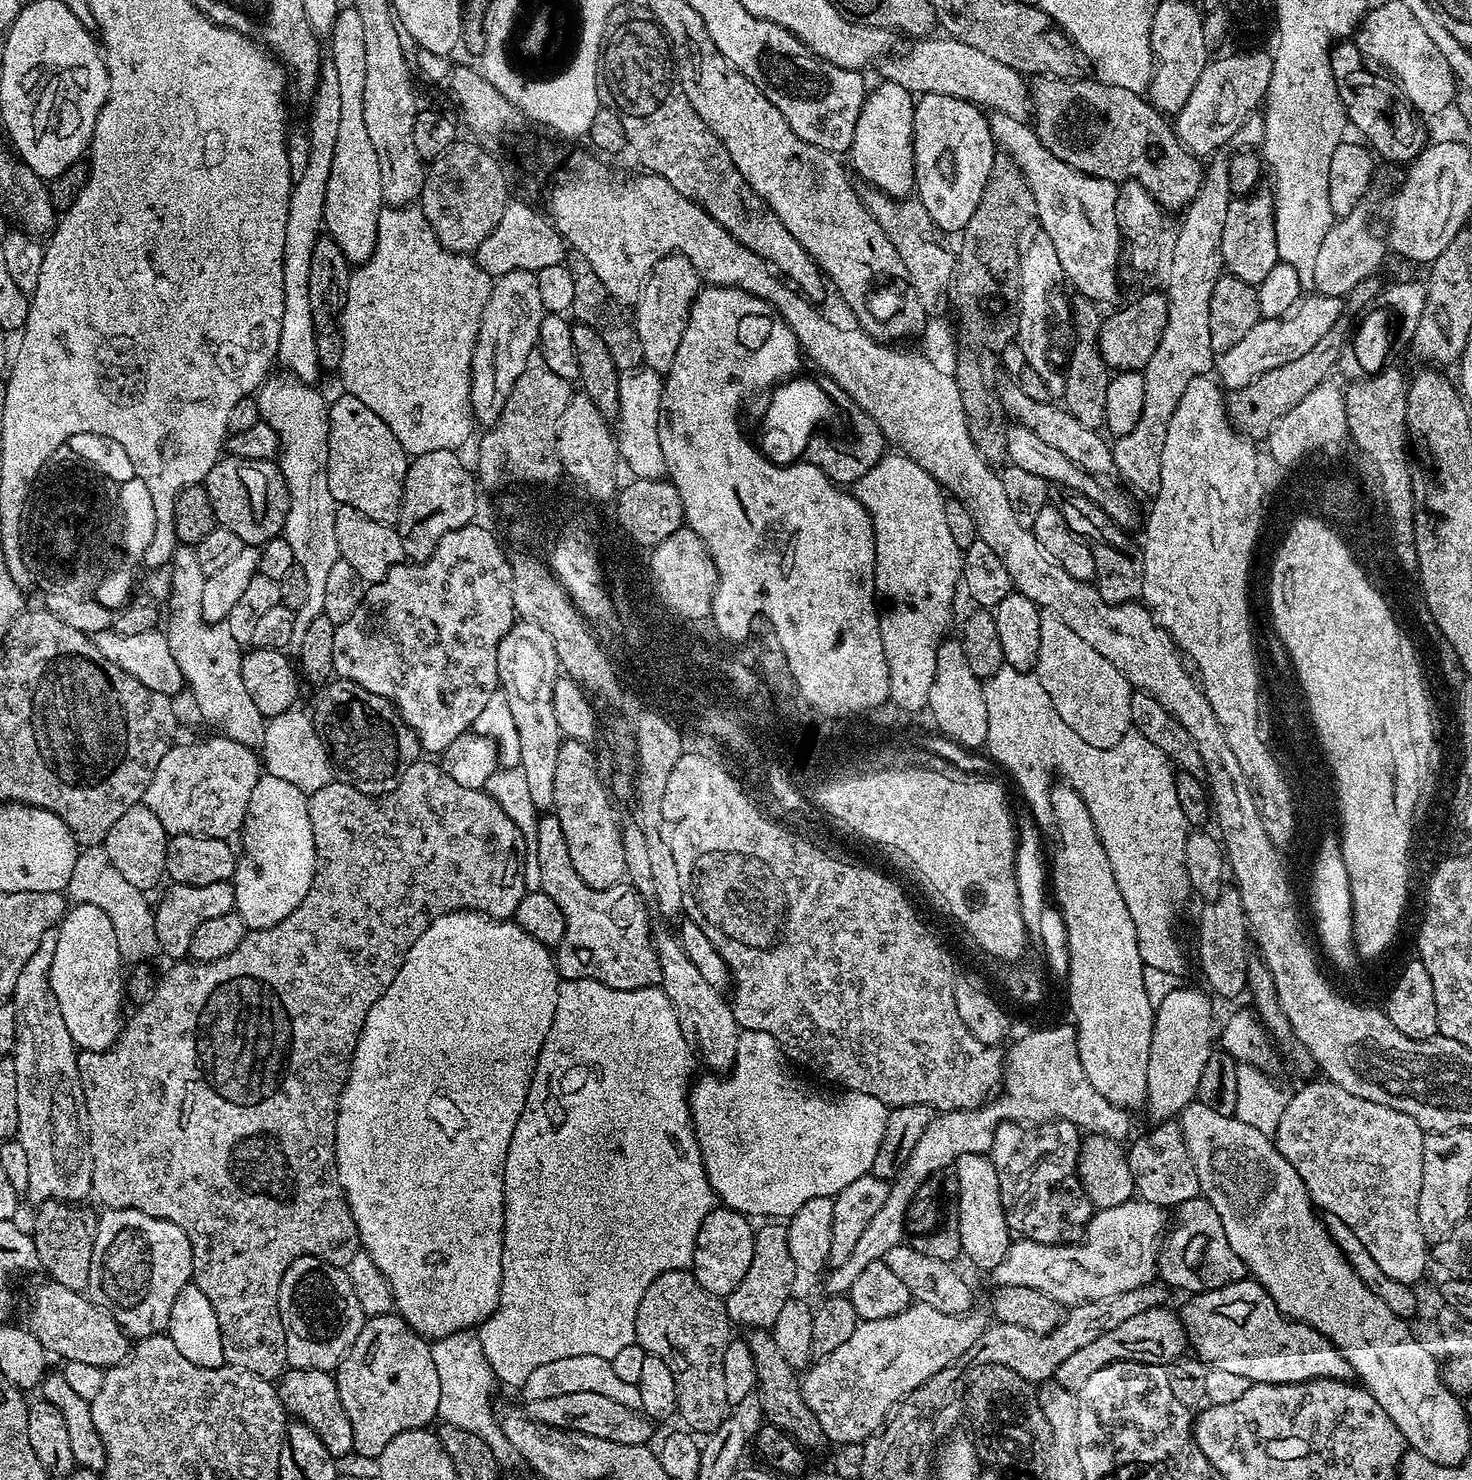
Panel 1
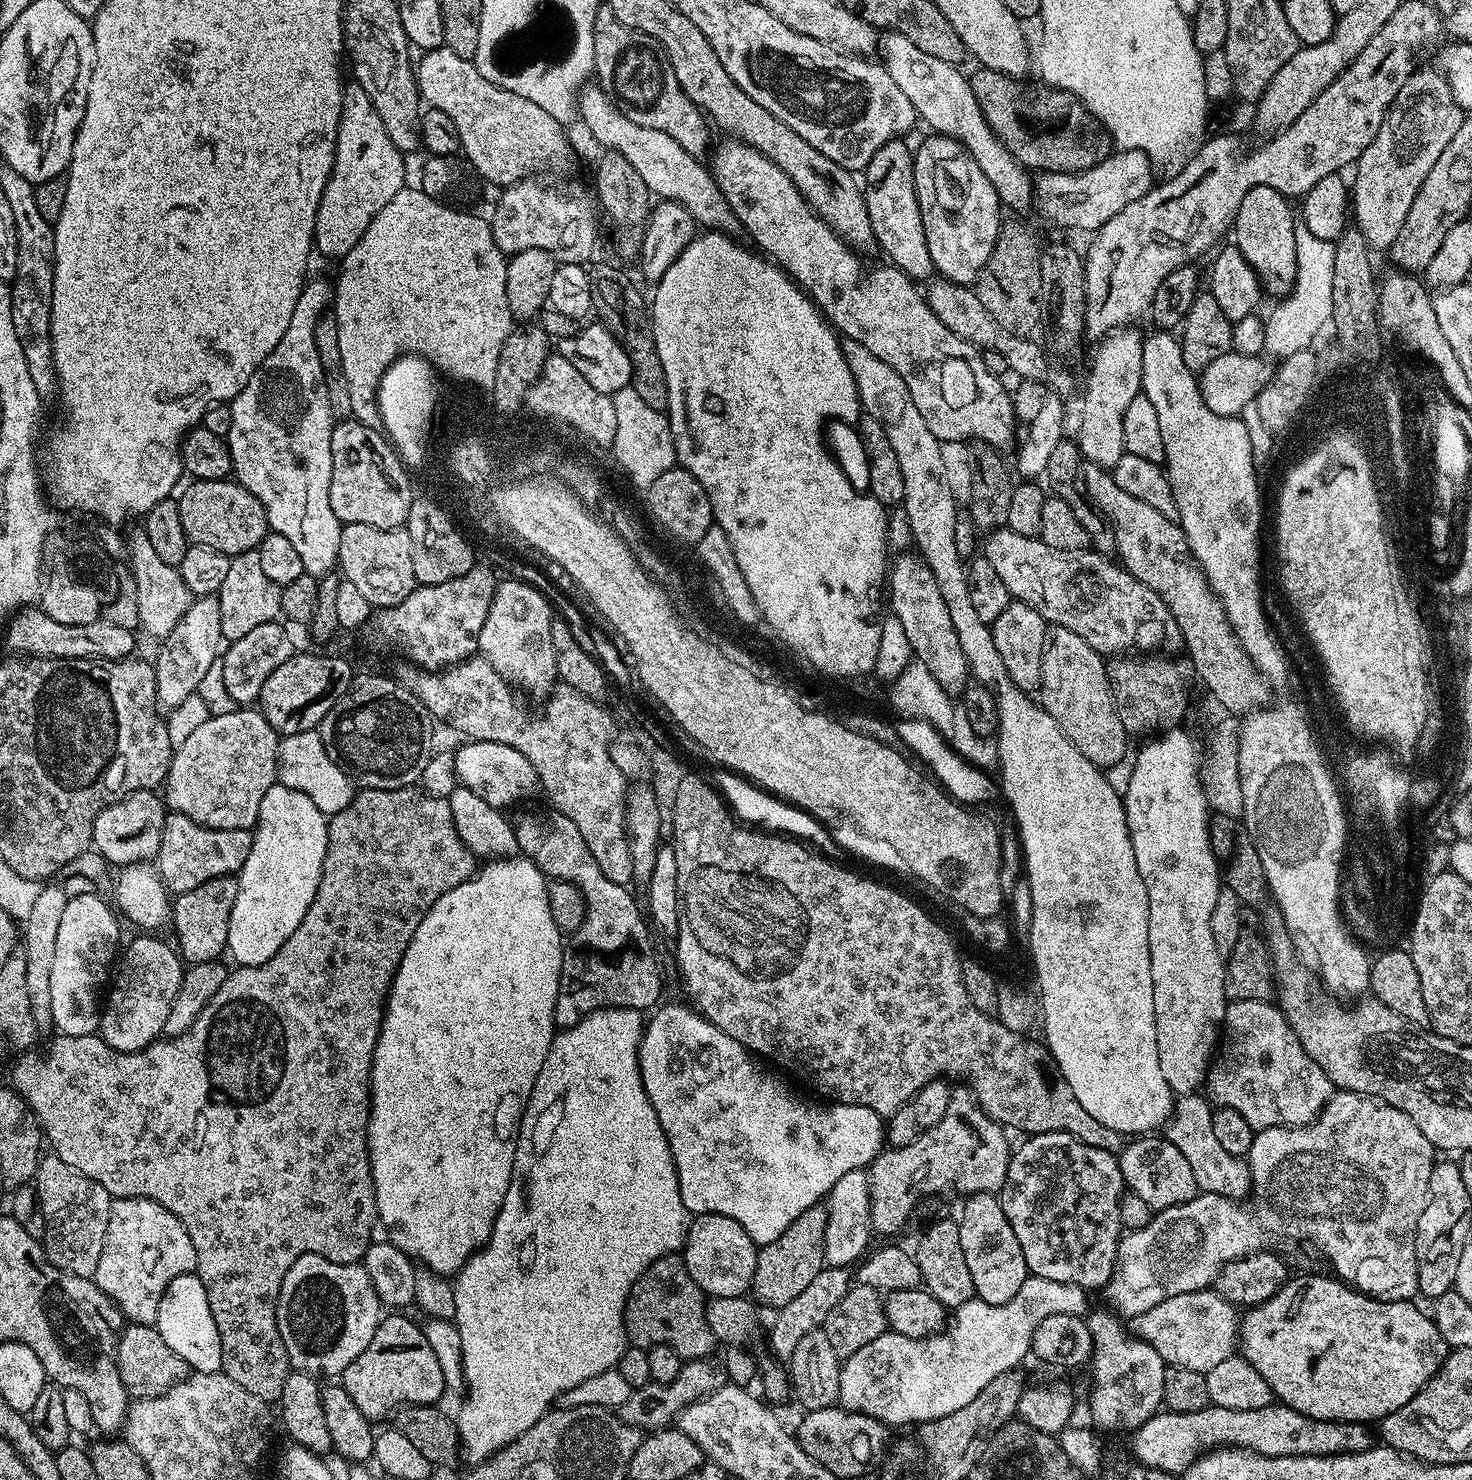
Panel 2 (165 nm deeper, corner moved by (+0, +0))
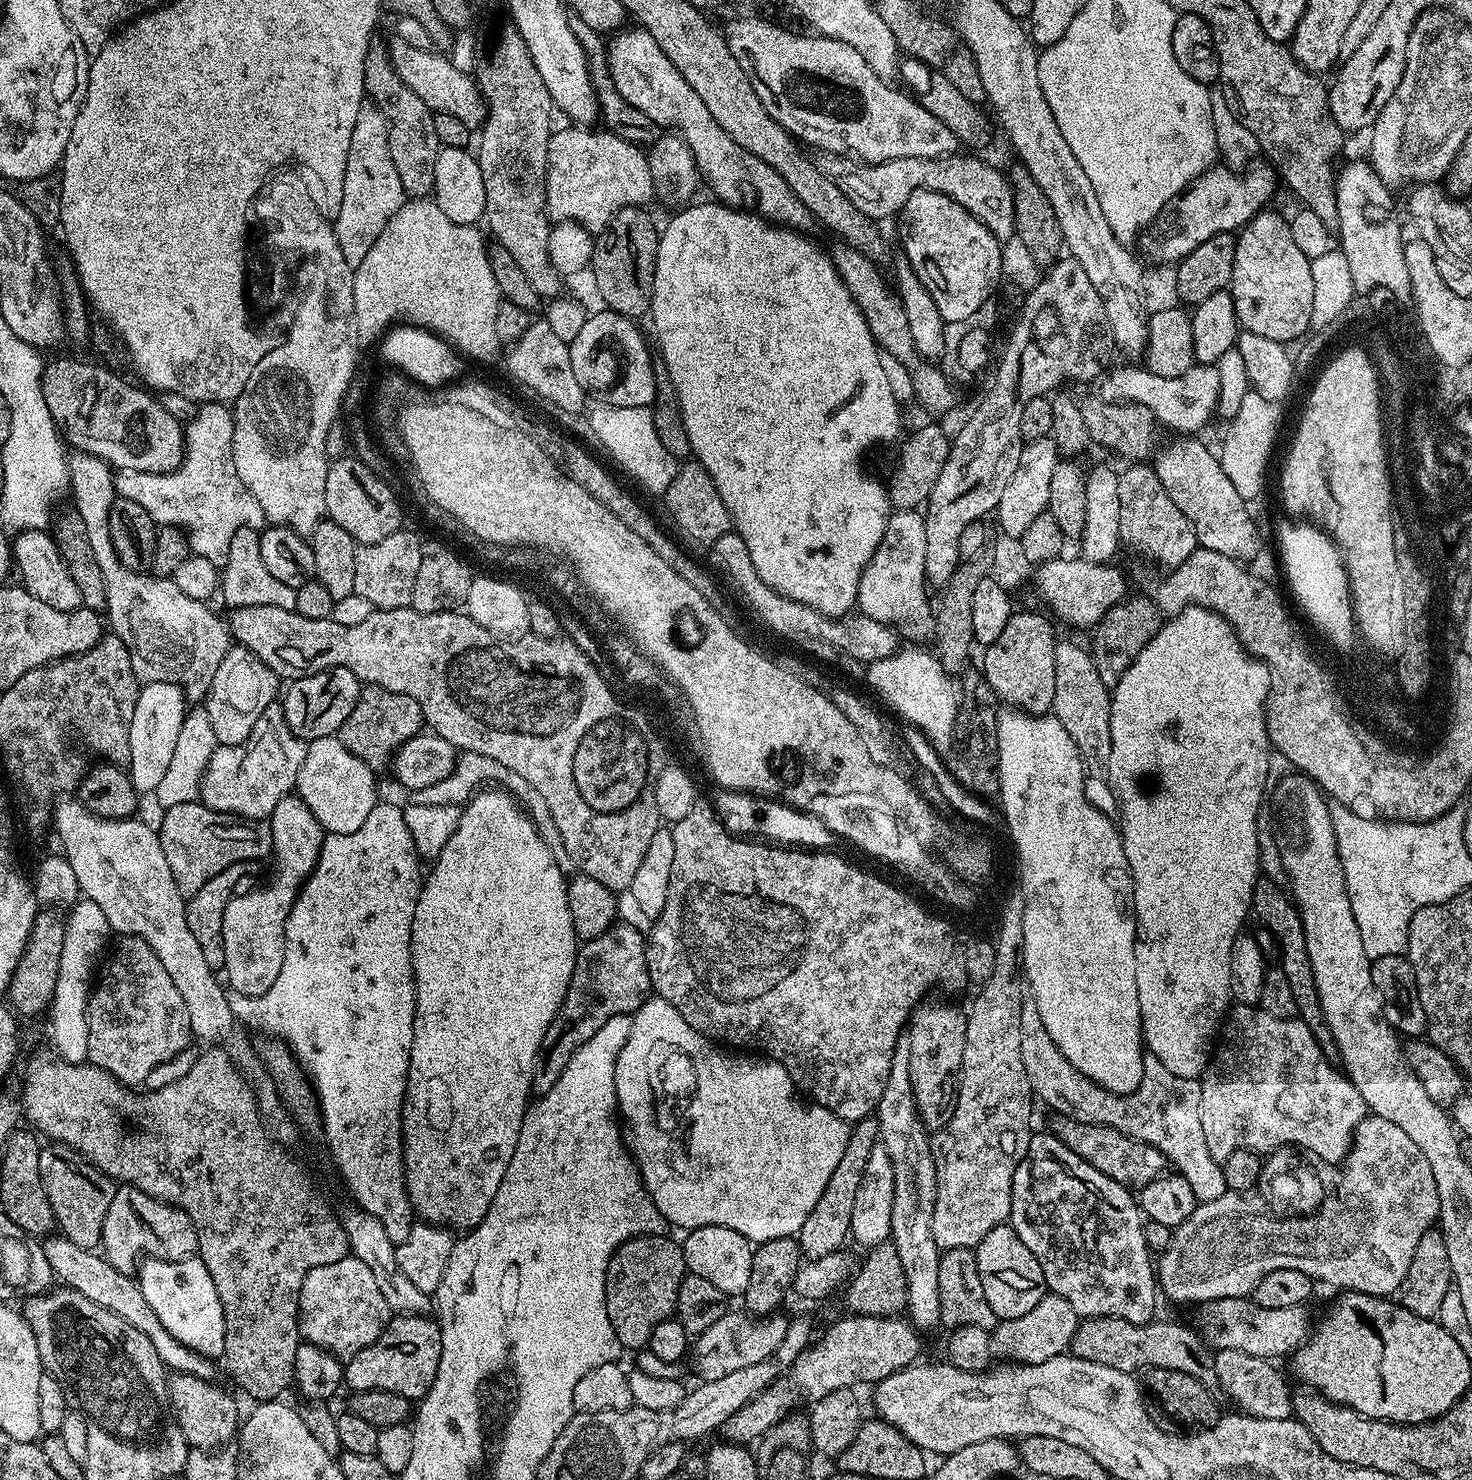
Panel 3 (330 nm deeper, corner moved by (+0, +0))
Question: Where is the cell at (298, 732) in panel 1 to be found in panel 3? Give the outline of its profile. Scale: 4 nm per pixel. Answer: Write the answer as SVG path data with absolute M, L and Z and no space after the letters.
M335 736L311 740L306 746L304 764L296 779L296 792L327 833L354 833L378 803L376 774L361 759L355 758Z

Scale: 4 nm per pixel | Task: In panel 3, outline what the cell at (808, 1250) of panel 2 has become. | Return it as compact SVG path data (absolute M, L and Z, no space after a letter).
M875 1119L858 1120L851 1125L846 1150L842 1150L842 1158L838 1161L838 1166L834 1166L834 1174L830 1174L830 1182L826 1182L826 1190L822 1190L822 1198L818 1198L818 1202L814 1202L814 1210L810 1210L806 1222L802 1222L800 1227L798 1247L800 1255L805 1261L826 1258L826 1254L834 1254L845 1247L844 1239L847 1241L852 1231L850 1214L854 1210L854 1198L858 1198L858 1186L862 1186L862 1174L866 1170L866 1161L870 1158L870 1150L874 1150L879 1139L880 1125L876 1123Z

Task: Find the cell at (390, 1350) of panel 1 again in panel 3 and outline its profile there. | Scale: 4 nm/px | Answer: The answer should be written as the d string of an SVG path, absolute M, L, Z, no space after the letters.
M393 1315L382 1330L382 1334L370 1346L358 1350L344 1364L344 1384L352 1392L369 1392L370 1390L386 1390L394 1394L402 1394L408 1400L419 1402L430 1390L434 1378L438 1374L438 1362L442 1358L442 1334L439 1323L435 1319L423 1316Z

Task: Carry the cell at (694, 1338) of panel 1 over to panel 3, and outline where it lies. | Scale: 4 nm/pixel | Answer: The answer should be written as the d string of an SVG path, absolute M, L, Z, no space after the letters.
M668 1234L637 1236L616 1248L608 1263L604 1309L621 1349L643 1349L654 1326L673 1319L678 1286L682 1286L685 1275L683 1247L677 1241L675 1244Z

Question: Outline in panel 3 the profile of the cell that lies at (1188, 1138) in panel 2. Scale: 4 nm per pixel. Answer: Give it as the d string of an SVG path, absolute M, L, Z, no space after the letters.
M1025 999L1022 1006L1022 1066L1026 1066L1026 1078L1030 1078L1032 1095L1053 1113L1077 1120L1083 1124L1113 1128L1122 1134L1154 1146L1163 1154L1169 1165L1190 1182L1197 1201L1209 1204L1229 1191L1221 1165L1210 1154L1206 1137L1202 1135L1202 1090L1199 1079L1178 1078L1170 1074L1150 1051L1144 1053L1142 1082L1133 1092L1120 1096L1098 1086L1086 1078L1054 1046L1046 1026L1042 1026L1038 1006L1032 999Z

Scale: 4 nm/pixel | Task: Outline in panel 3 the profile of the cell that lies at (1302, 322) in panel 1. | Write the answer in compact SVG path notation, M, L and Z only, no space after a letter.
M1199 364L1186 370L1178 378L1162 378L1140 368L1113 367L1099 381L1099 399L1116 404L1141 404L1151 410L1161 425L1173 428L1176 434L1196 434L1200 427L1213 418L1219 402L1219 378L1215 366Z

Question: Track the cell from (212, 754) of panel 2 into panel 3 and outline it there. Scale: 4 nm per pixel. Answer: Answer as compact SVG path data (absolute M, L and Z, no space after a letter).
M274 702L266 706L262 718L258 718L246 742L238 746L222 744L214 749L209 765L206 766L204 776L201 778L199 799L215 812L227 812L230 816L239 816L246 820L263 820L271 817L274 806L278 806L278 802L282 802L282 798L286 798L296 788L296 779L306 754L305 741L295 736L290 726L286 726L283 703Z

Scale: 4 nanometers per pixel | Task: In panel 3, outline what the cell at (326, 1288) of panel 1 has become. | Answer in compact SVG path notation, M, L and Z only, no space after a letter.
M349 1254L338 1262L330 1262L326 1266L314 1266L314 1270L310 1270L310 1274L306 1274L302 1282L302 1290L298 1294L298 1326L301 1337L307 1343L326 1350L341 1362L347 1362L351 1356L358 1354L358 1350L374 1343L382 1334L389 1319L386 1298L382 1298L381 1292L378 1291L366 1262L362 1262L354 1255Z

